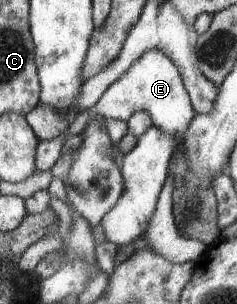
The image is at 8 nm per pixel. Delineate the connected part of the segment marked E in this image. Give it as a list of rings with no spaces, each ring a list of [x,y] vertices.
[[[157,48],[155,50],[149,50],[145,52],[132,67],[124,72],[109,88],[103,93],[103,96],[99,99],[99,102],[85,110],[85,112],[79,112],[75,122],[67,128],[67,132],[59,134],[57,138],[48,140],[45,142],[39,142],[37,146],[37,154],[35,158],[35,170],[41,170],[41,172],[47,172],[53,168],[53,164],[57,162],[57,159],[61,156],[61,150],[63,150],[63,144],[67,138],[71,136],[77,136],[81,134],[89,120],[95,116],[95,114],[101,114],[105,119],[110,118],[114,120],[123,120],[128,122],[128,118],[131,118],[139,110],[146,110],[153,120],[153,124],[167,136],[171,138],[181,138],[184,136],[184,132],[187,130],[189,123],[196,115],[187,90],[185,90],[185,84],[183,84],[183,78],[177,70],[177,66],[163,54],[159,52]]]

